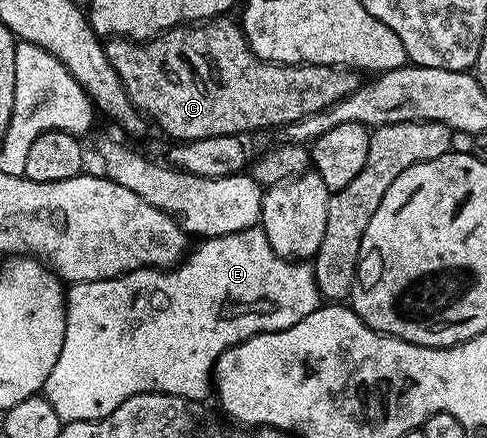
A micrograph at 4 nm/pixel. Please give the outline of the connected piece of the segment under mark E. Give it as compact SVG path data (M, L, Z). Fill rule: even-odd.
M261 226L250 227L246 229L240 229L238 232L234 233L226 233L223 236L211 236L209 238L203 239L201 241L202 244L198 249L195 250L194 253L191 254L190 260L186 260L183 262L179 268L174 268L171 272L162 272L166 270L159 270L154 266L138 266L135 267L134 271L126 272L122 276L114 276L110 280L93 280L92 282L80 282L79 284L70 284L69 287L65 289L64 299L66 302L66 328L62 331L64 334L64 342L62 343L62 349L60 350L60 354L56 358L56 364L52 366L52 370L48 374L46 381L42 386L42 392L44 393L46 400L52 406L52 410L56 410L56 414L63 420L64 422L69 422L72 420L102 420L108 414L112 414L112 410L116 410L116 406L120 406L124 401L127 400L130 396L139 396L142 392L163 392L164 394L172 394L173 396L181 396L185 400L197 400L199 402L205 401L207 398L206 395L211 395L212 392L212 373L214 371L214 364L217 363L218 359L222 357L227 350L229 350L232 346L236 346L240 342L244 342L248 338L252 338L253 336L259 336L262 332L279 332L280 330L284 330L288 326L292 326L296 322L300 322L300 318L304 318L308 314L312 314L320 307L320 284L316 279L316 272L313 272L312 269L309 268L309 263L306 262L291 262L285 256L278 256L272 250L272 246L268 242L268 238L264 234L264 230Z

